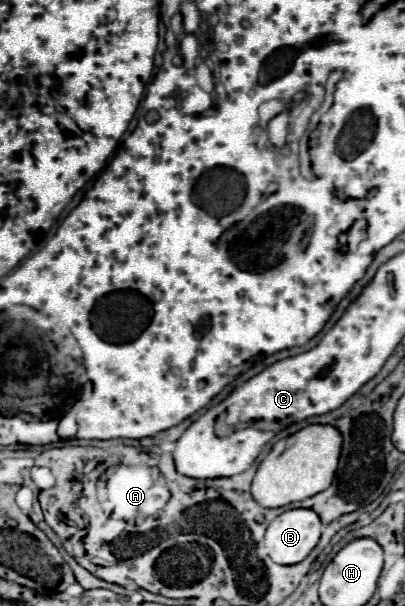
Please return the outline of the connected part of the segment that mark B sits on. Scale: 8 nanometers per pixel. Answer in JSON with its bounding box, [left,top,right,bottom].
[265,508,321,564]

